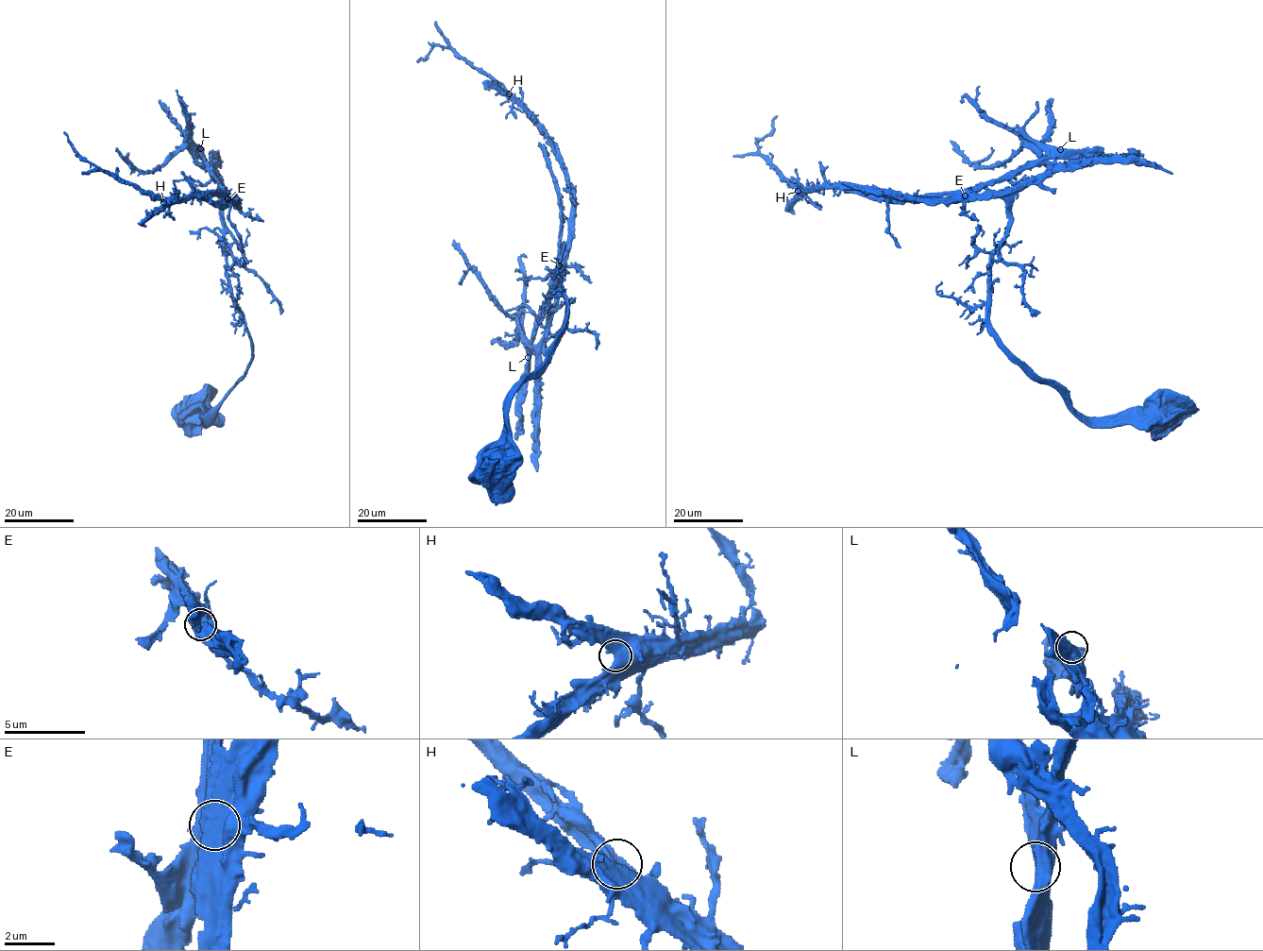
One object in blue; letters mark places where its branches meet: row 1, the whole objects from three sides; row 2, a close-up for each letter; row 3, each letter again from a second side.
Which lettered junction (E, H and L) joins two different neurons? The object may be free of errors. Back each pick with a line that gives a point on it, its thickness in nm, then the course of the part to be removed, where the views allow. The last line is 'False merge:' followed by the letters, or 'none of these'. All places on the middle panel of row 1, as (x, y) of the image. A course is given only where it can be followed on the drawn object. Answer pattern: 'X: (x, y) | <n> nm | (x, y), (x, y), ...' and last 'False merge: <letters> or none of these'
E: (559, 265) | 1300 nm | (559, 265), (530, 345), (525, 397), (521, 404), (521, 422), (514, 439)
False merge: E

